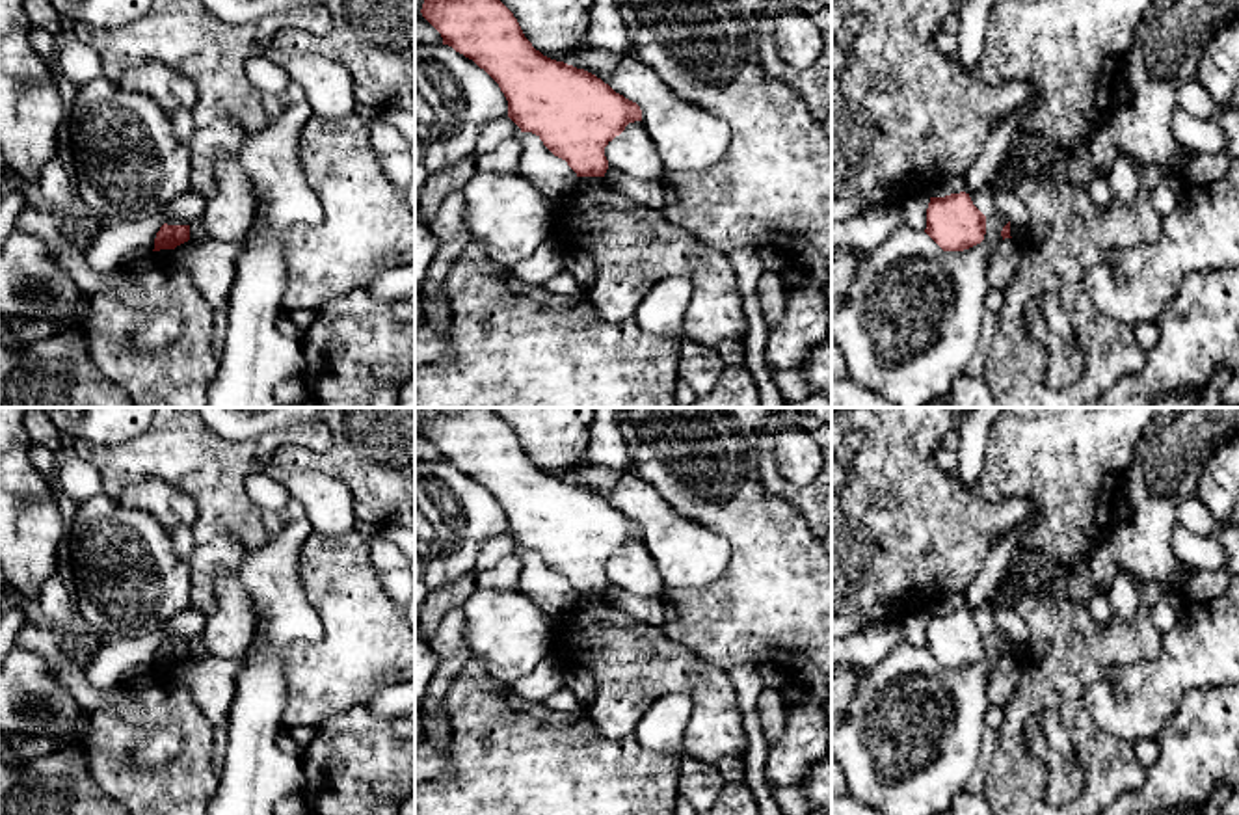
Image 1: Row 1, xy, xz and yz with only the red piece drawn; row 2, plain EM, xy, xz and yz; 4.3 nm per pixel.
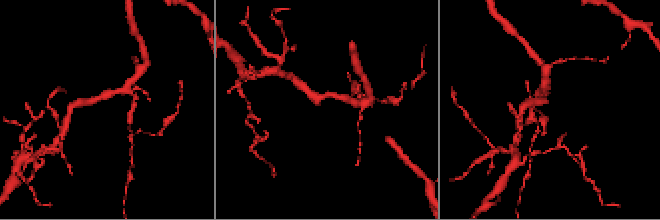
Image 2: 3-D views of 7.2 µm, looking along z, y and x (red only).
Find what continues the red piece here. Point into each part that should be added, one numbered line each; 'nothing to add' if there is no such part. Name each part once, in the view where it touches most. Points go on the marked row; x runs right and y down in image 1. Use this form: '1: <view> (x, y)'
nothing to add

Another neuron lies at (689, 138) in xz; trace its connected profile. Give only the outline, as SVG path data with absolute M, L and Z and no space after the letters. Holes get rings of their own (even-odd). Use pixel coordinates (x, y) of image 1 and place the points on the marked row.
M634 56L618 61L608 86L640 106L642 123L666 173L703 173L718 166L729 151L727 121L681 99Z

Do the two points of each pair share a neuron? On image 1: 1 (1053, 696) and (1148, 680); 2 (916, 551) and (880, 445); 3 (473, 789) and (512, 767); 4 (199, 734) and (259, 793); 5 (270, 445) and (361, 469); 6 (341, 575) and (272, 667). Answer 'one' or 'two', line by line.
1: two
2: one
3: one
4: two
5: two
6: two

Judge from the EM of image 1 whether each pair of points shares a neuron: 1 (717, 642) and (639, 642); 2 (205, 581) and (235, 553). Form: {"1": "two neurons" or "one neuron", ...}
{"1": "two neurons", "2": "one neuron"}

